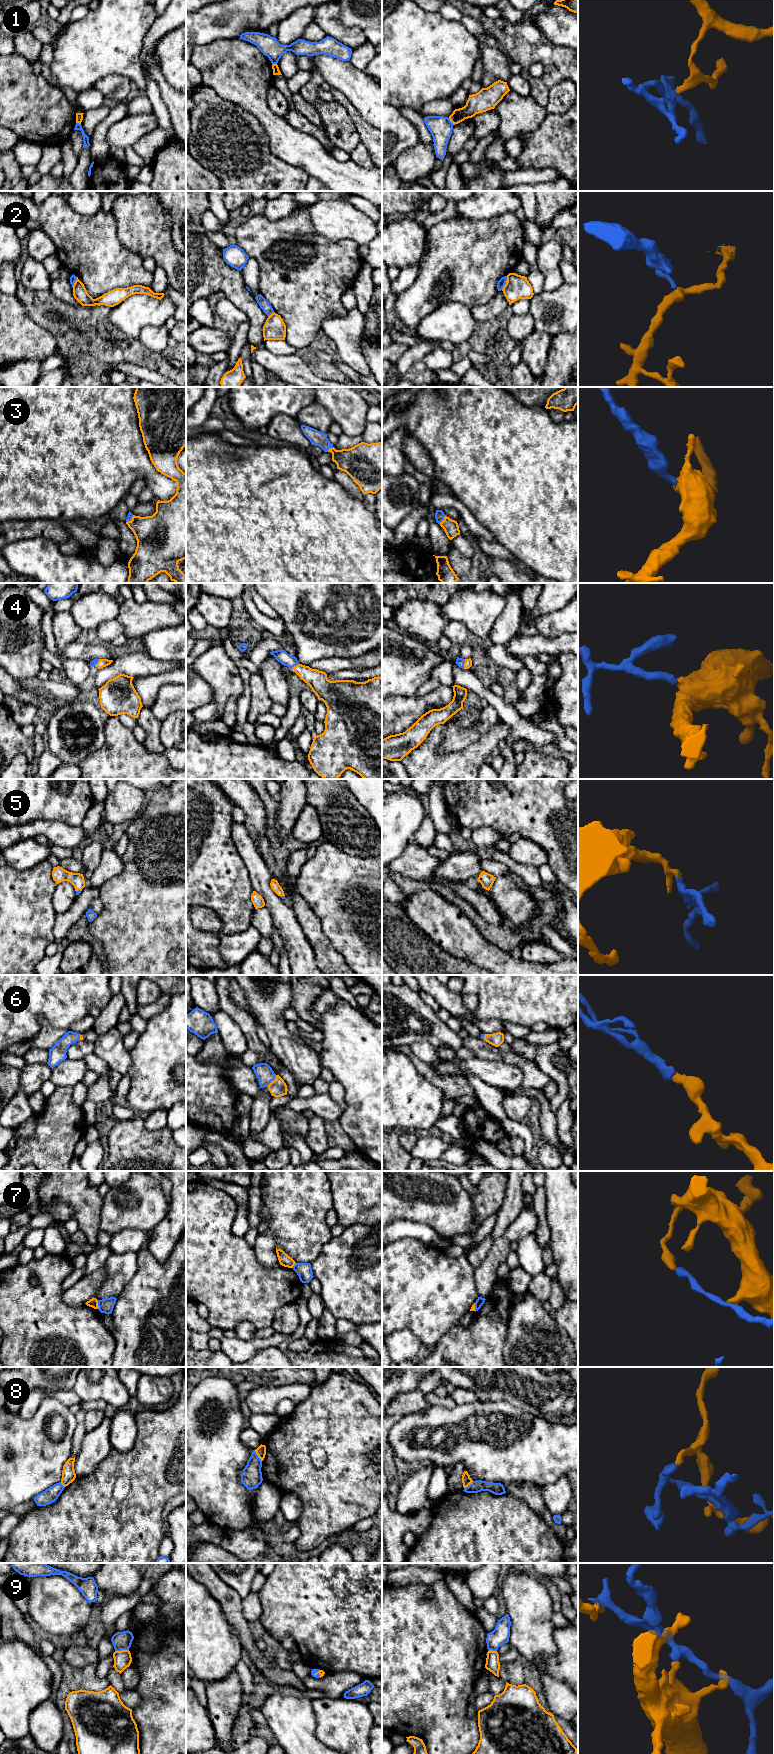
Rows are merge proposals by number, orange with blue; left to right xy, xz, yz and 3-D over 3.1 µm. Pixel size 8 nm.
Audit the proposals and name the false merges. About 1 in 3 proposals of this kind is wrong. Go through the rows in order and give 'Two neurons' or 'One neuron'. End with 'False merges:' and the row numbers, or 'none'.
1: Two neurons
2: Two neurons
3: One neuron
4: One neuron
5: One neuron
6: One neuron
7: Two neurons
8: Two neurons
9: Two neurons
False merges: 1, 2, 7, 8, 9

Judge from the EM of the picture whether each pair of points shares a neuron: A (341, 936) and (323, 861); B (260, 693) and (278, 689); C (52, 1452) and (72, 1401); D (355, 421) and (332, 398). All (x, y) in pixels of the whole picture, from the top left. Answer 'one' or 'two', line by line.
A: one
B: two
C: two
D: one

